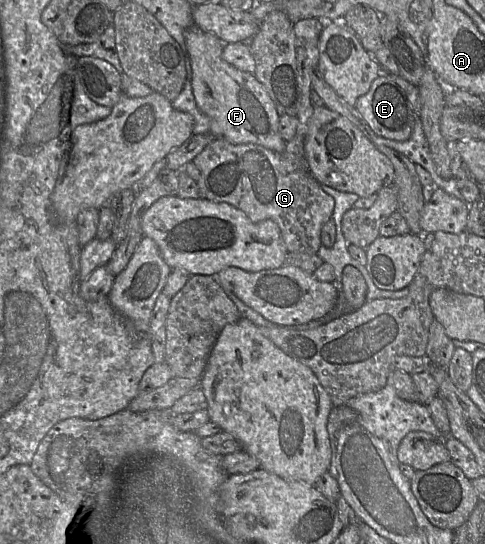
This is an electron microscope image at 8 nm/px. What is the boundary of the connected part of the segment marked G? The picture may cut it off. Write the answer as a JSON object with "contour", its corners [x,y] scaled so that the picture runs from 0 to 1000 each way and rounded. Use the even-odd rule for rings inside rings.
{"contour":[[[654,33],[604,44],[612,125],[627,142],[621,193],[610,213],[614,233],[584,281],[528,265],[478,265],[443,252],[398,294],[412,314],[406,335],[412,362],[468,373],[501,388],[524,410],[563,404],[577,419],[594,463],[654,467],[662,421],[685,401],[691,369],[672,357],[641,318],[627,278],[635,228],[645,210],[641,142],[658,110],[658,70],[670,42]]]}

